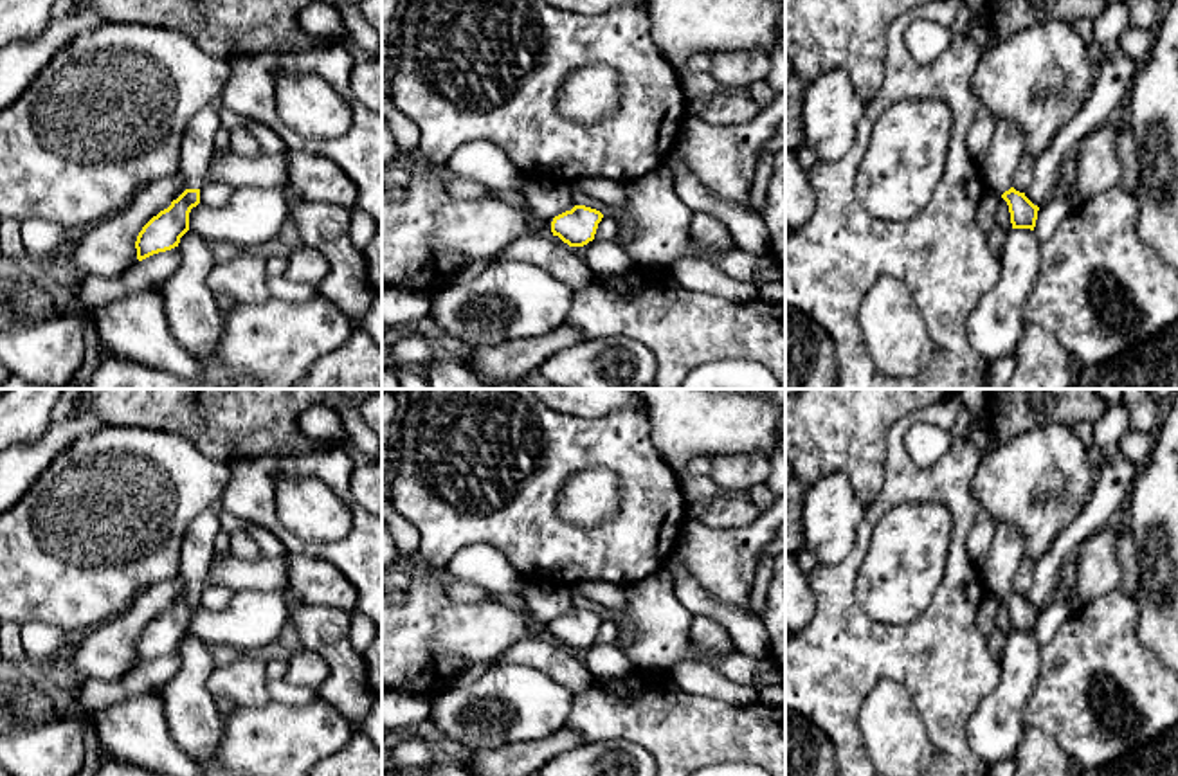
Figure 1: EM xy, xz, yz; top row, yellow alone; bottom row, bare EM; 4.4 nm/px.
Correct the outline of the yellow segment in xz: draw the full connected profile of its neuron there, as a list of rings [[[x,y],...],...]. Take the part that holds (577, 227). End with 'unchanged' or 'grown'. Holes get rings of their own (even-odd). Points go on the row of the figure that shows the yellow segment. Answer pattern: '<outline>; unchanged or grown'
[[[575,205],[553,218],[551,232],[558,236],[569,247],[584,247],[594,239],[598,223],[603,214],[585,205]]]; unchanged

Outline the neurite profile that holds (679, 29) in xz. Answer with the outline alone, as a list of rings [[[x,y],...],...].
[[[647,0],[650,36],[675,70],[697,52],[766,52],[785,43],[778,0]]]

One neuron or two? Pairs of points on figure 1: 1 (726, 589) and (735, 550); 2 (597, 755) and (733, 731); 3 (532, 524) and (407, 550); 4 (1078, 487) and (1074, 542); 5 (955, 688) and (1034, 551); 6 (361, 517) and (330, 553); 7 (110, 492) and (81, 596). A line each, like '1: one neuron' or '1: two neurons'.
1: one neuron
2: two neurons
3: two neurons
4: two neurons
5: two neurons
6: one neuron
7: one neuron

